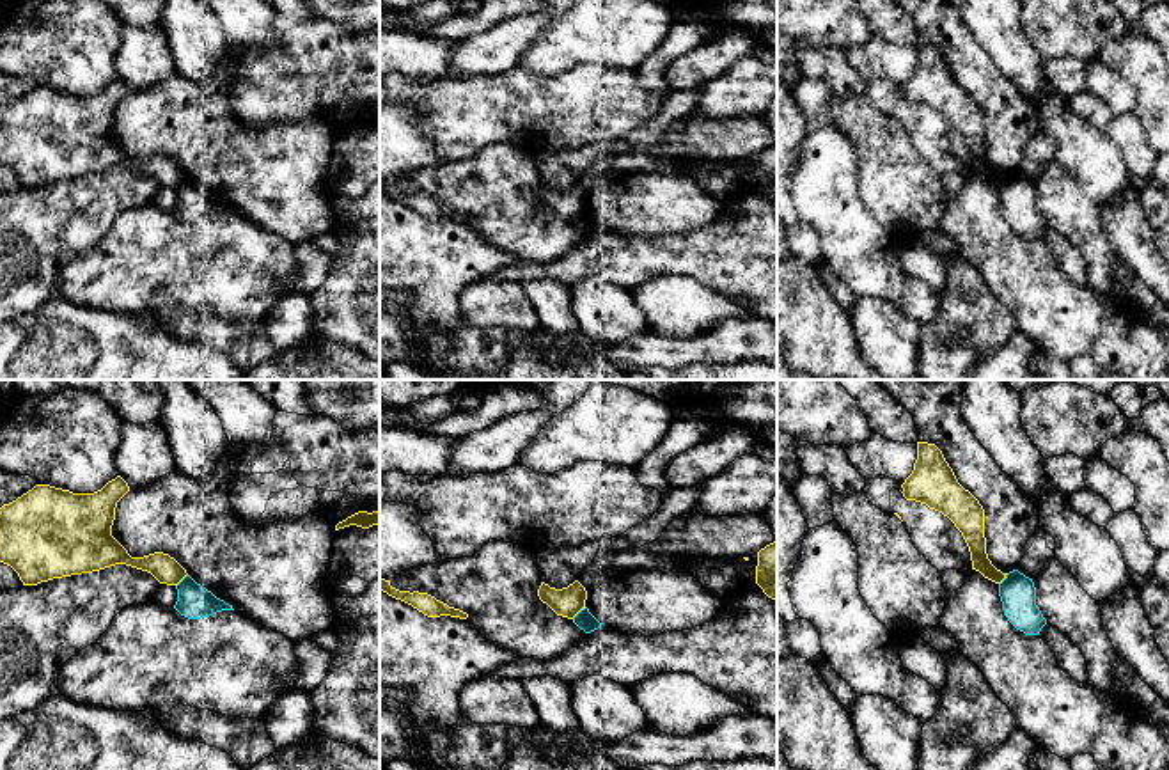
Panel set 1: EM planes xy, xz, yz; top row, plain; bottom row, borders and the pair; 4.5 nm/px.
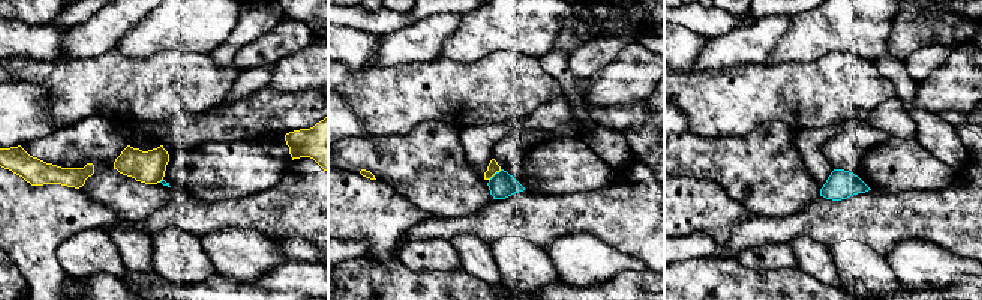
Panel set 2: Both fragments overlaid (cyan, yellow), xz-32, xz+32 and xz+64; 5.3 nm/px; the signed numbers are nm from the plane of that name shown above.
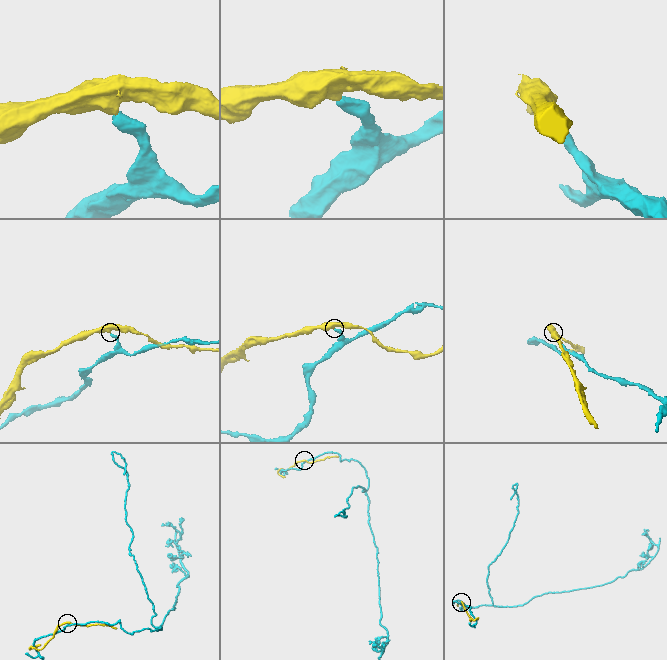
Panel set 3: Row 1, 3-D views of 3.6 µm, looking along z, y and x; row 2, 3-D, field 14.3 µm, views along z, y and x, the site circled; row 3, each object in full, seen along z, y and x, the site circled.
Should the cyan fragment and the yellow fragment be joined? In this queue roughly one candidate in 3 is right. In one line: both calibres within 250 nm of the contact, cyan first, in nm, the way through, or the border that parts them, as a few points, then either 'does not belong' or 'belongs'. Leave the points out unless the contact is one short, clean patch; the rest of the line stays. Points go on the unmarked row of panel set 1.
90 nm thick on the cyan side, 140 nm on the other; does not belong

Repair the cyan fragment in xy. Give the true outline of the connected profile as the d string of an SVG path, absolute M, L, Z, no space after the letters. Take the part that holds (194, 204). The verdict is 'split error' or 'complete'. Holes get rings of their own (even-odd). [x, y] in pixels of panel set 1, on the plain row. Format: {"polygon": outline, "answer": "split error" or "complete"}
{"polygon": "M186 177L177 188L177 204L174 211L188 220L200 222L209 220L222 213L234 213L232 208L216 200L211 193L197 186L190 177Z", "answer": "complete"}

